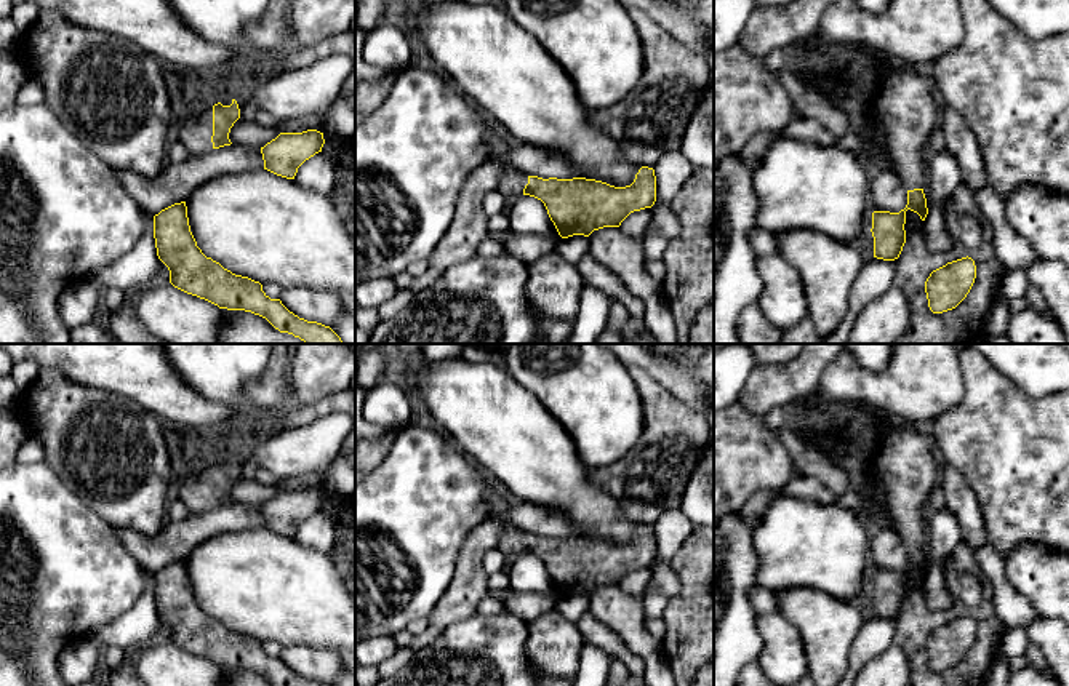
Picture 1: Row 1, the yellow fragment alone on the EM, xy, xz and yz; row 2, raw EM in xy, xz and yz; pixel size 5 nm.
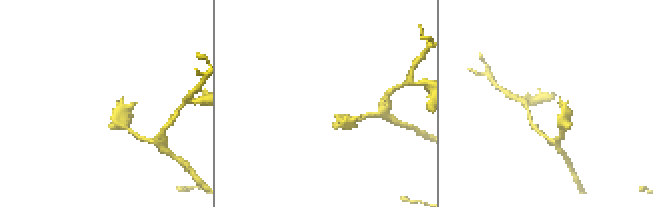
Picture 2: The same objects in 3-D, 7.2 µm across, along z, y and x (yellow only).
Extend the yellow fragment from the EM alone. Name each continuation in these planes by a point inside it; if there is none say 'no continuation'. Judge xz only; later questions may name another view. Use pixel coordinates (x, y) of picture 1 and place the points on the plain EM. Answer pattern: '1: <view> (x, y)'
1: xz (511, 541)

